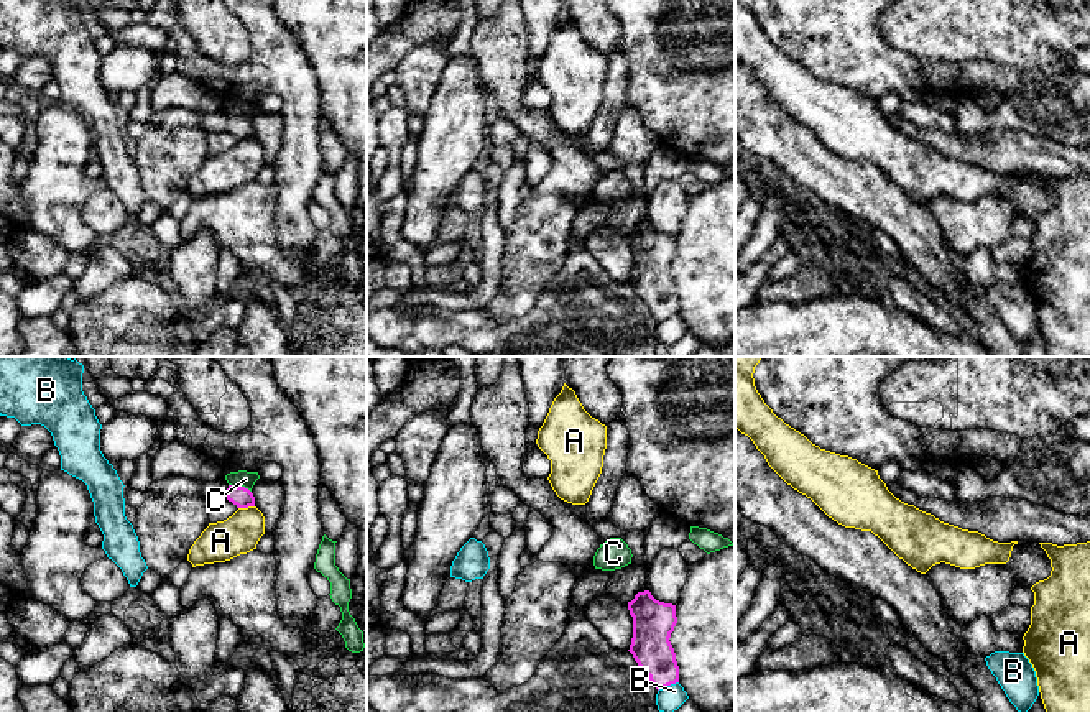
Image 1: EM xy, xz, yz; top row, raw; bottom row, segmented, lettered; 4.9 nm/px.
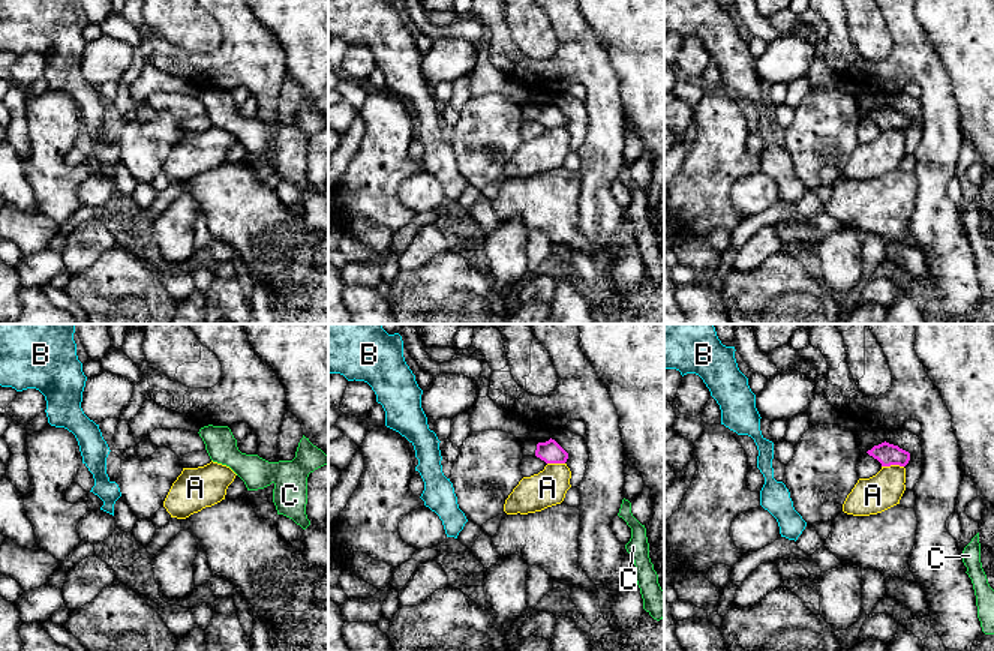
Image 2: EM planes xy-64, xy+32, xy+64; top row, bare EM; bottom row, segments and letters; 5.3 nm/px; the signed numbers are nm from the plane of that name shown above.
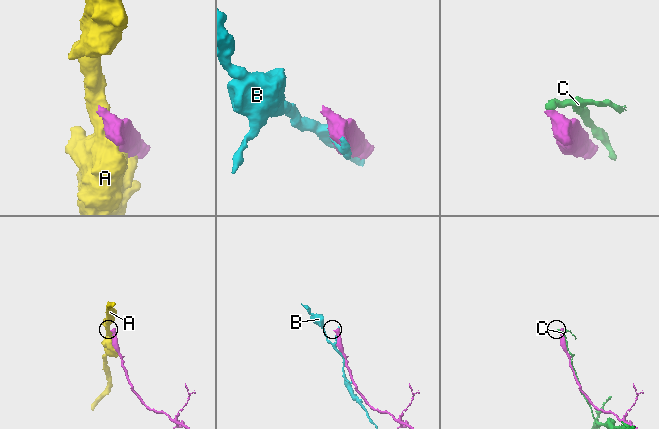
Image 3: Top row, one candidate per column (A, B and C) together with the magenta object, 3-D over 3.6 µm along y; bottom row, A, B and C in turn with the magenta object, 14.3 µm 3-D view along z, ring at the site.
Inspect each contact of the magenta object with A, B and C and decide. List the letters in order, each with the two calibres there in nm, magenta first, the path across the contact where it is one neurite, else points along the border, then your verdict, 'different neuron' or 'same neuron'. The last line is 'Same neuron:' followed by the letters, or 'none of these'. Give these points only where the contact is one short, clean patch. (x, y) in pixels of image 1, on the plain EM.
A: 100 nm thick on the magenta side, 200 nm on the other; different neuron
B: 190 nm thick on the magenta side, 120 nm on the other; different neuron
C: 100 nm thick on the magenta side, 80 nm on the other; different neuron
Same neuron: none of these

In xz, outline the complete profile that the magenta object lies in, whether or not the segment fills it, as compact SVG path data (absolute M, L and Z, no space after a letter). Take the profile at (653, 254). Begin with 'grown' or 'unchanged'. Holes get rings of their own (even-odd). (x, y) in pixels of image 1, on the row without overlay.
unchanged | M644 222L628 233L628 242L633 248L633 270L628 283L638 298L658 322L679 314L679 298L669 273L677 255L676 237L659 233L649 222Z

